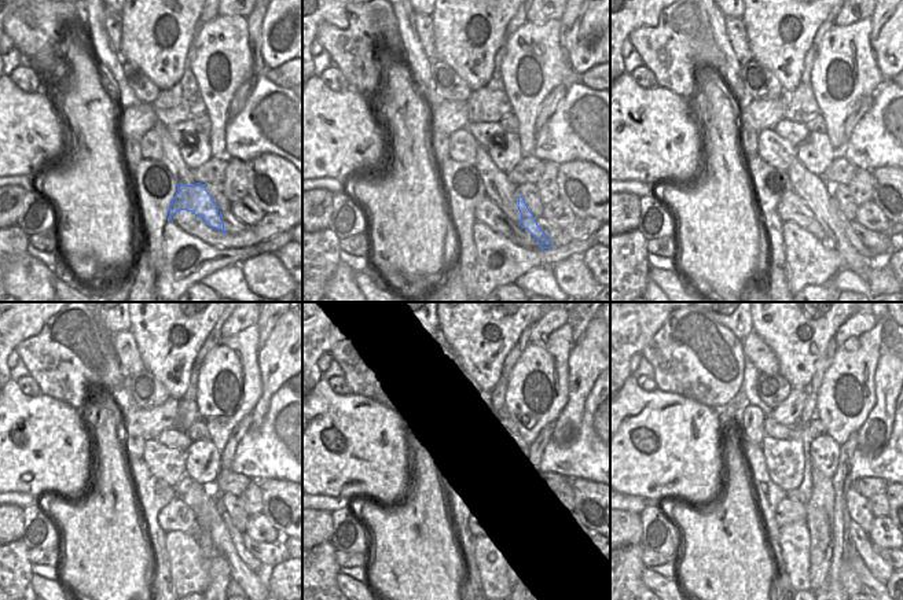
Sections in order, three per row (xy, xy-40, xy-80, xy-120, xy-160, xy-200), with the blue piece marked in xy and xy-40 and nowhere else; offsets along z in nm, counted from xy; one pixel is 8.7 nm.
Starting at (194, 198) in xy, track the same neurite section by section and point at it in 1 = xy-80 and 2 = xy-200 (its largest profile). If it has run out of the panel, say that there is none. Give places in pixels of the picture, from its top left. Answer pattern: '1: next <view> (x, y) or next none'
1: next xy-80 (855, 240)
2: next xy-200 (863, 545)

